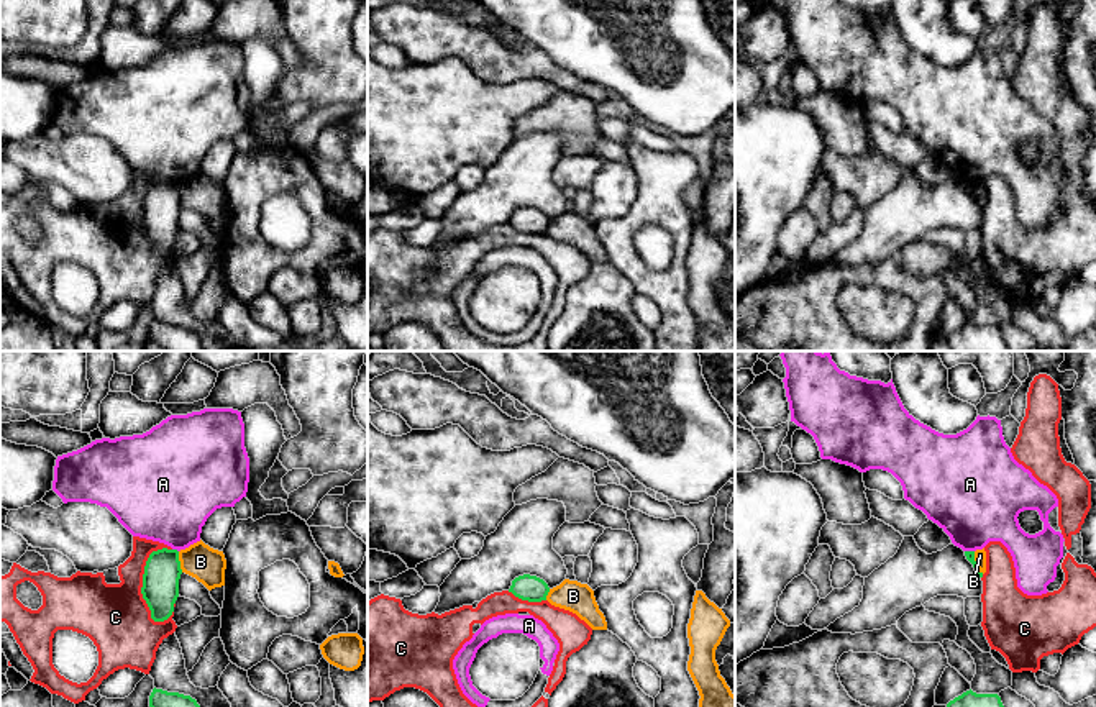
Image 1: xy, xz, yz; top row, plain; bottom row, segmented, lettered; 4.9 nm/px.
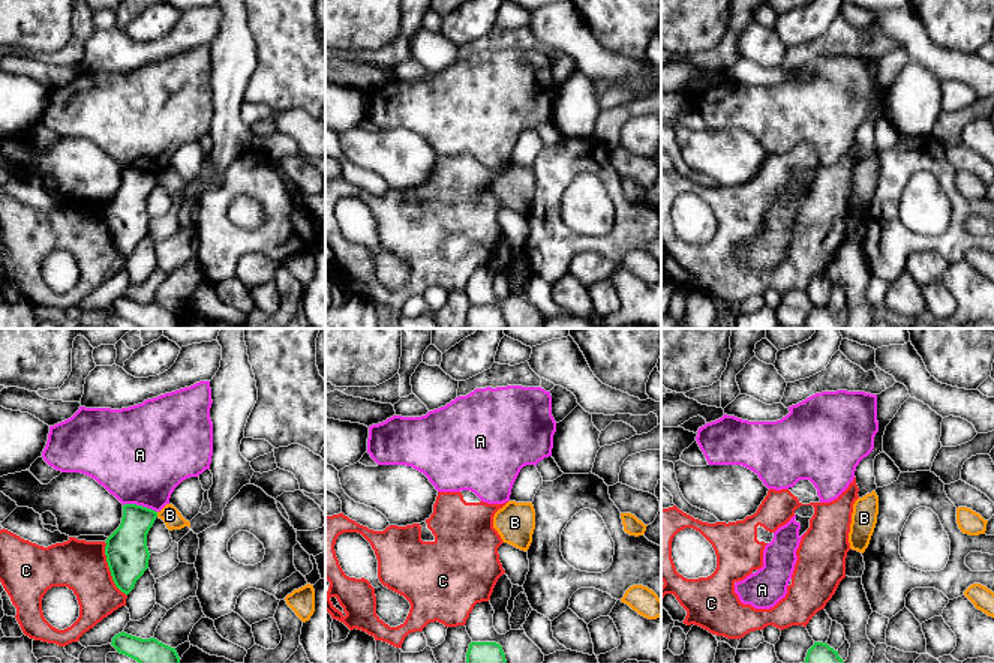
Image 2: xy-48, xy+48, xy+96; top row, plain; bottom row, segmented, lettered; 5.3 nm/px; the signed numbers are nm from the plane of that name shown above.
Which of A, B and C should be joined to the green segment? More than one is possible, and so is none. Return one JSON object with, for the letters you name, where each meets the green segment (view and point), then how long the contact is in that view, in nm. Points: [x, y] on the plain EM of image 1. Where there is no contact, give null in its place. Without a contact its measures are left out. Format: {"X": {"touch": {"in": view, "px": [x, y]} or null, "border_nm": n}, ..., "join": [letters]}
{"join": []}

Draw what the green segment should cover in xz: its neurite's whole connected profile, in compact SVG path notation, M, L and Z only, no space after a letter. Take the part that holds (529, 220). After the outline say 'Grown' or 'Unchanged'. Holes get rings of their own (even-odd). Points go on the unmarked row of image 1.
M523 207L512 213L509 225L512 225L515 230L522 233L541 235L546 233L550 220L543 212Z. Unchanged

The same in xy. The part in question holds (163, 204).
M177 182L153 184L146 194L141 226L154 254L167 253L179 230L182 202Z. Unchanged

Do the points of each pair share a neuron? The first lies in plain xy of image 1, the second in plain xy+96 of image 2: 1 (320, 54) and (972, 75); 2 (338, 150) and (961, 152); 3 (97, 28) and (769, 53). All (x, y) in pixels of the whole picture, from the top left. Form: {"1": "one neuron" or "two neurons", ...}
{"1": "two neurons", "2": "two neurons", "3": "two neurons"}

